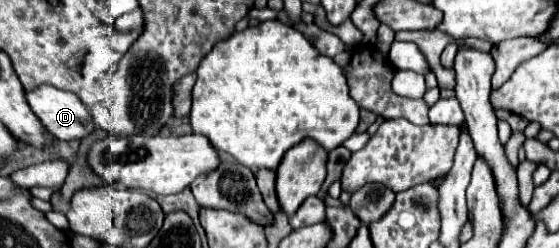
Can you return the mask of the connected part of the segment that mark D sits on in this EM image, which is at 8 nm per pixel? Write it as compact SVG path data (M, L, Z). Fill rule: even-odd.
M45 83L27 91L25 99L45 131L57 140L81 140L95 129L89 109L75 93L61 91Z

